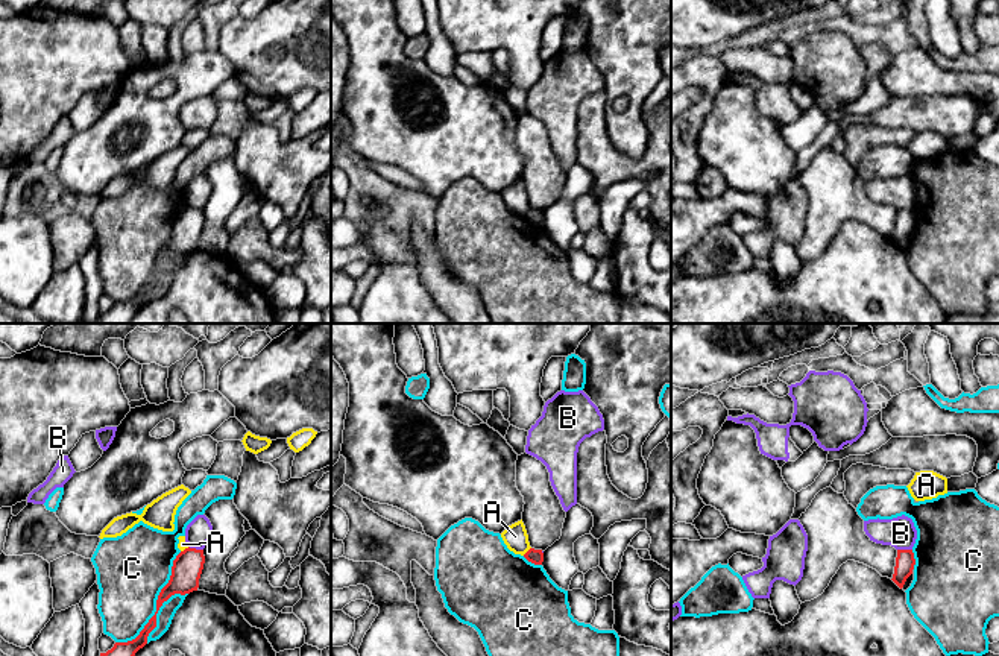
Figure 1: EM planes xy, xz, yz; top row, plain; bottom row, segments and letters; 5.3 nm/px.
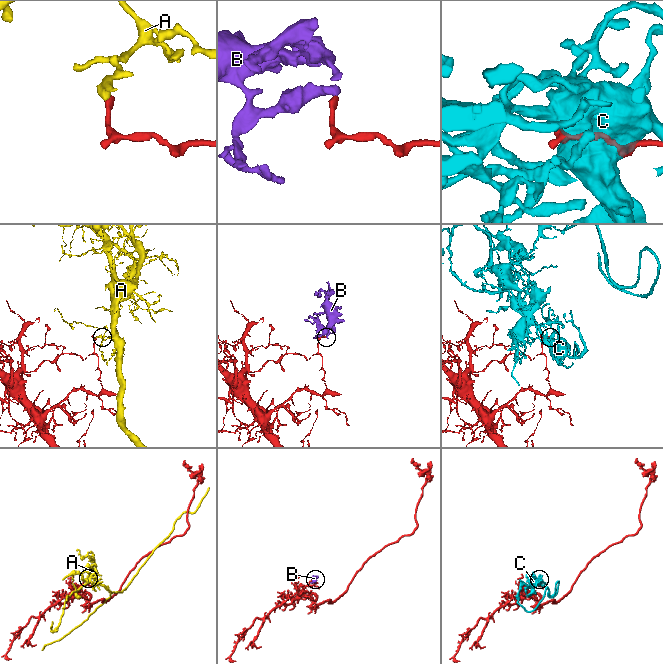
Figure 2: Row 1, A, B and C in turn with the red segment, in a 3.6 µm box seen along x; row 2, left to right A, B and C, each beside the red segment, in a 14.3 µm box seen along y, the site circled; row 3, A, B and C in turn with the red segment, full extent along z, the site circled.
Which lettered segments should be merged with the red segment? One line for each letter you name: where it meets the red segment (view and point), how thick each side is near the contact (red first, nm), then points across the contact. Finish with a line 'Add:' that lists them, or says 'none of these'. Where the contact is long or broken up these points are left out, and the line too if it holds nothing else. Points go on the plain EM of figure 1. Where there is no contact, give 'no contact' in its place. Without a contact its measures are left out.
Add: none of these

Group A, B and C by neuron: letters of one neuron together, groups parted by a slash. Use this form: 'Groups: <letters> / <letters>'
Groups: A / B / C

